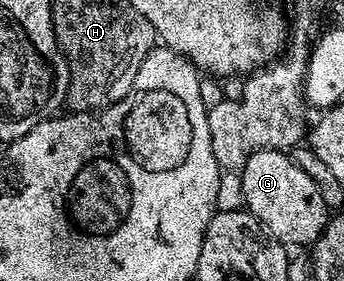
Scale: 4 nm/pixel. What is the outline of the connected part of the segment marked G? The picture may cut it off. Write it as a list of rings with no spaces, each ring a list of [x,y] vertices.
[[[261,149],[252,154],[242,166],[242,186],[244,187],[245,208],[257,219],[262,228],[283,246],[313,246],[318,236],[324,231],[328,220],[328,207],[320,197],[321,187],[309,178],[299,165],[294,164],[293,156],[281,149]]]

